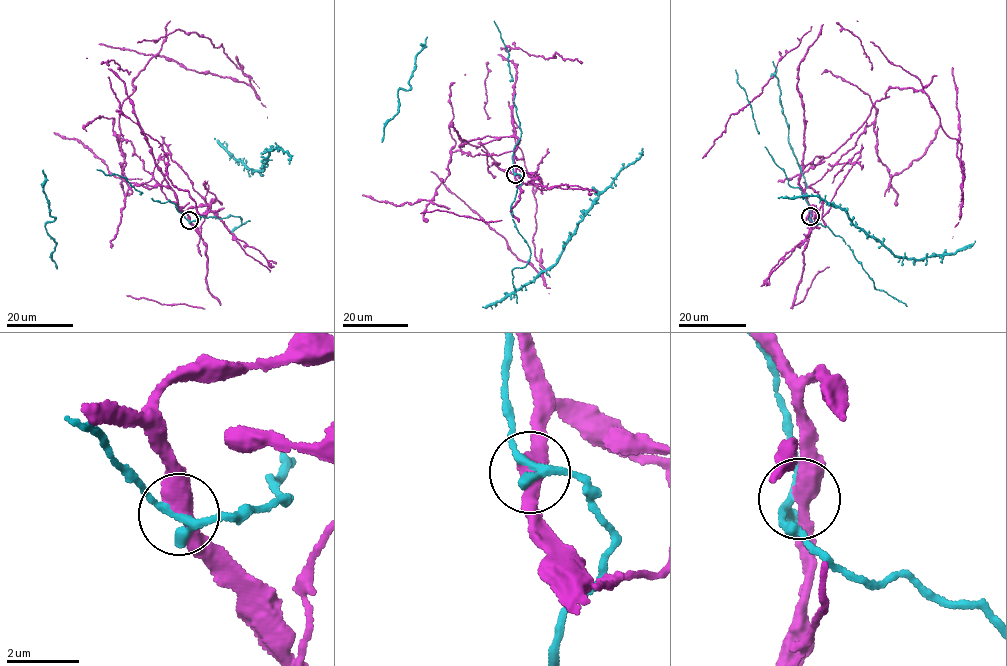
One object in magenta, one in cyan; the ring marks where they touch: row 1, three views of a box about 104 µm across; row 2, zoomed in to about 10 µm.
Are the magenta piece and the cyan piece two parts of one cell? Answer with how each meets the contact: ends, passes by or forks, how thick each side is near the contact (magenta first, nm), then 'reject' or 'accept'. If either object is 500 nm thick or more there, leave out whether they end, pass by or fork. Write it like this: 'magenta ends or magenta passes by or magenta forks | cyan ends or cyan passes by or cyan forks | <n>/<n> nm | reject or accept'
magenta passes by | cyan passes by | 440/240 nm | reject

